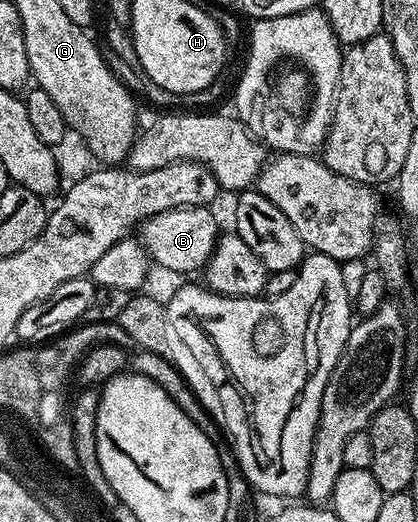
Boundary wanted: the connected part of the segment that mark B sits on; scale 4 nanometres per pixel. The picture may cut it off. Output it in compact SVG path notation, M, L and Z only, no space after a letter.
M181 207L147 219L140 227L140 242L147 256L166 271L201 272L220 238L218 219L212 212L210 207Z

